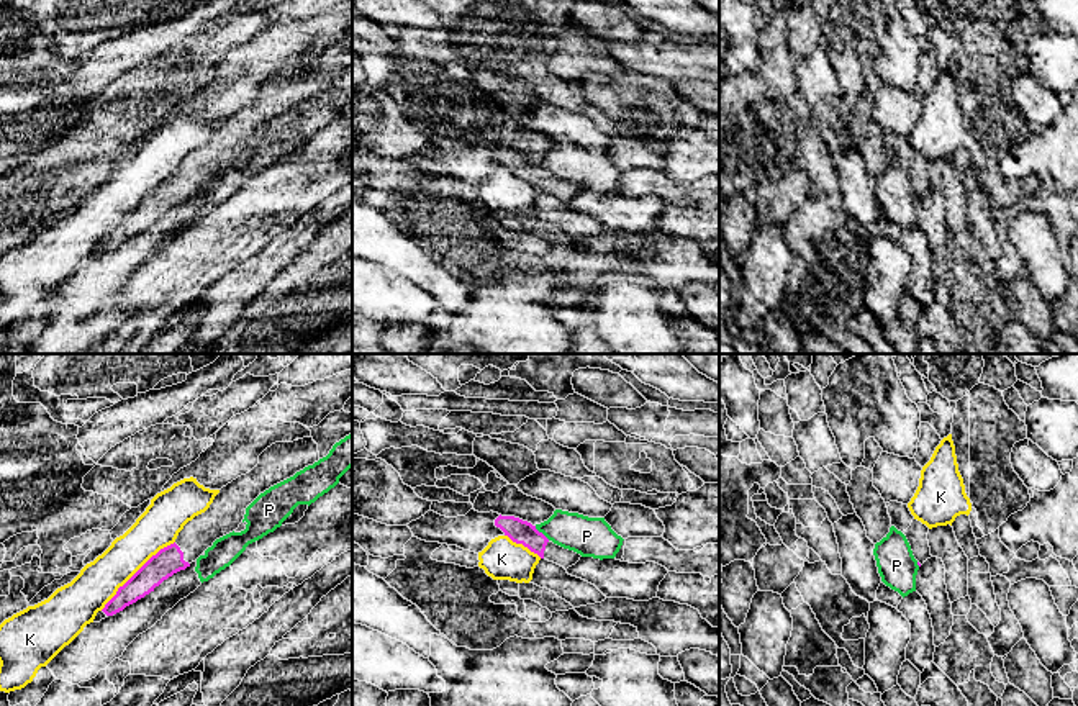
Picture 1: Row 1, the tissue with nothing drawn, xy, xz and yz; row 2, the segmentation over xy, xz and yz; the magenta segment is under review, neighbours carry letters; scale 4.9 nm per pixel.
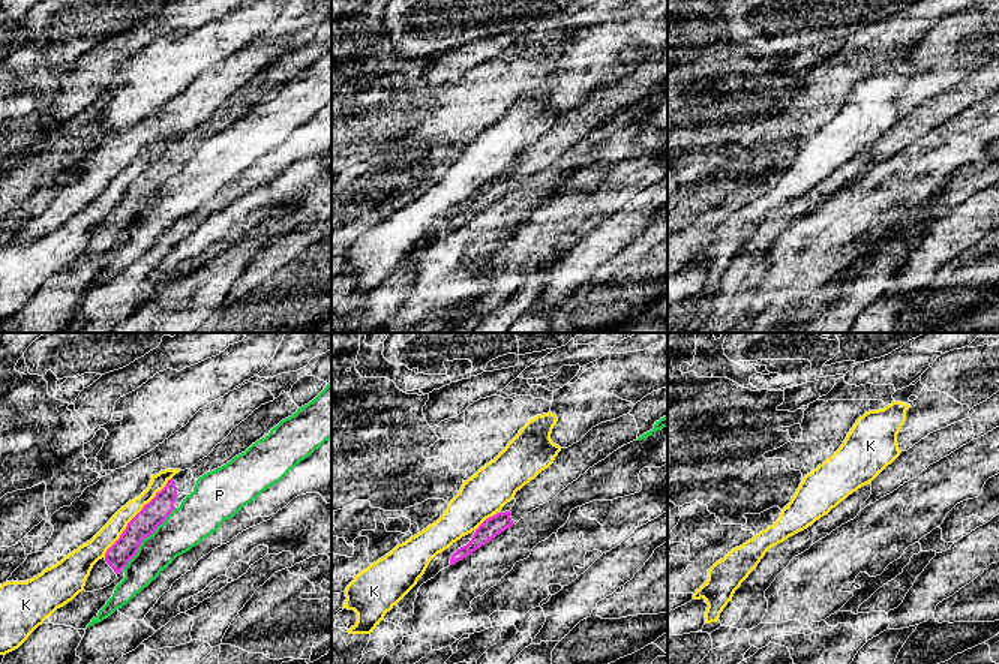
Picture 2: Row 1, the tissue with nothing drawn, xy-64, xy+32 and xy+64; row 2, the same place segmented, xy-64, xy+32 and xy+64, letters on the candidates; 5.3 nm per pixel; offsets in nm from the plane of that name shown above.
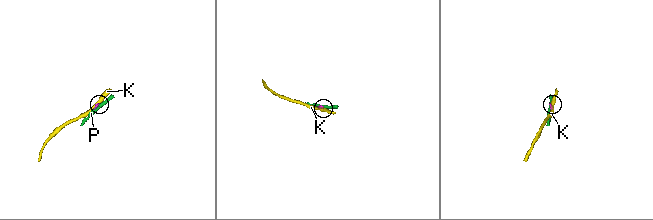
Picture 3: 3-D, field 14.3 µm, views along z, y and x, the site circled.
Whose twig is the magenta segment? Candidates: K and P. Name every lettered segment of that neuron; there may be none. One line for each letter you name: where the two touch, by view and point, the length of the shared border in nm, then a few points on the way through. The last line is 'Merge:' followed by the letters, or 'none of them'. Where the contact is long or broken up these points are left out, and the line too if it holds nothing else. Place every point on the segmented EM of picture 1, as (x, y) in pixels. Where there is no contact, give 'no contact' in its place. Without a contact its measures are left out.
Merge: none of them

